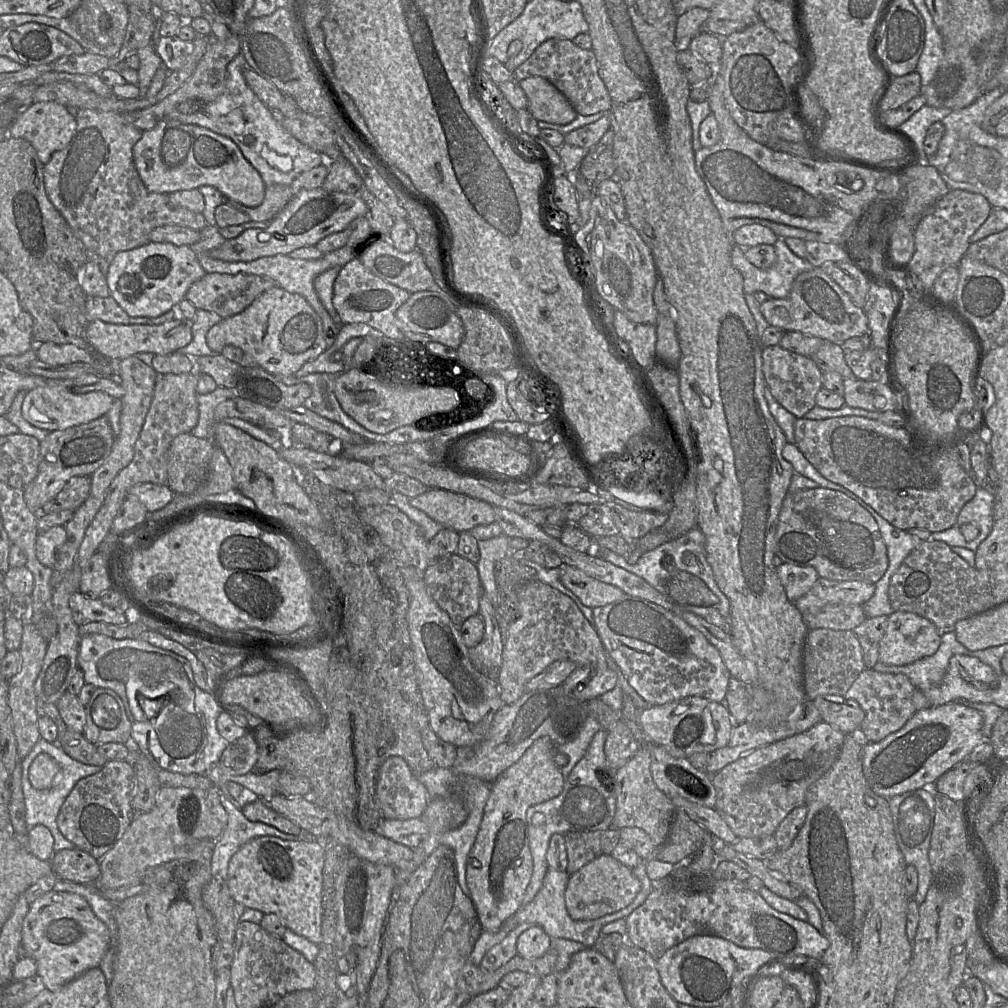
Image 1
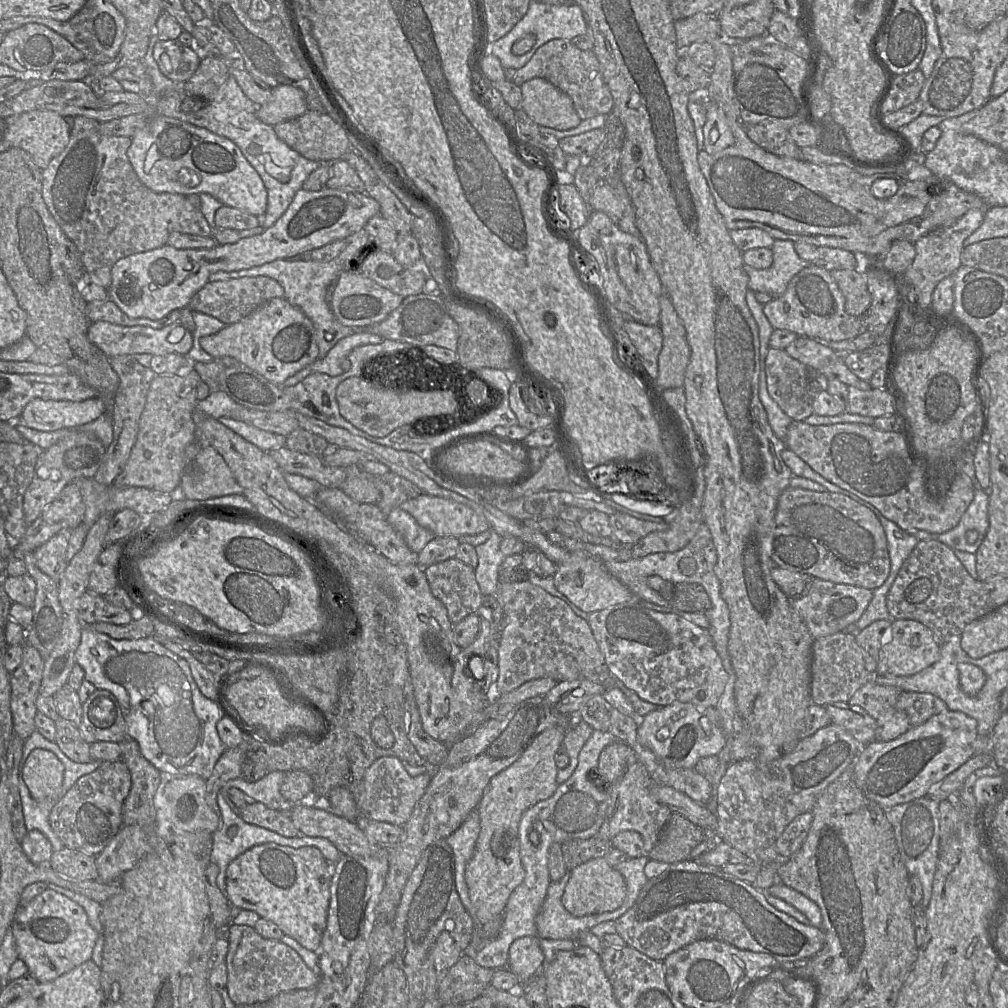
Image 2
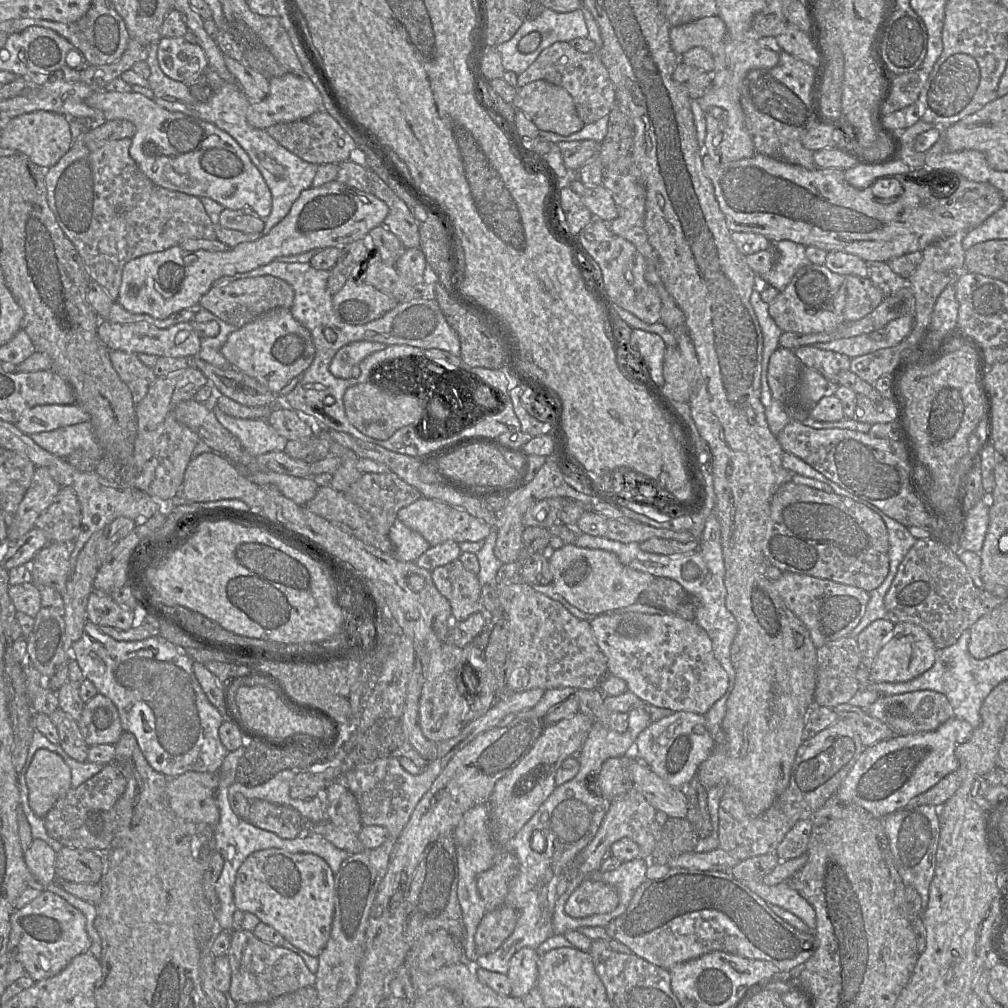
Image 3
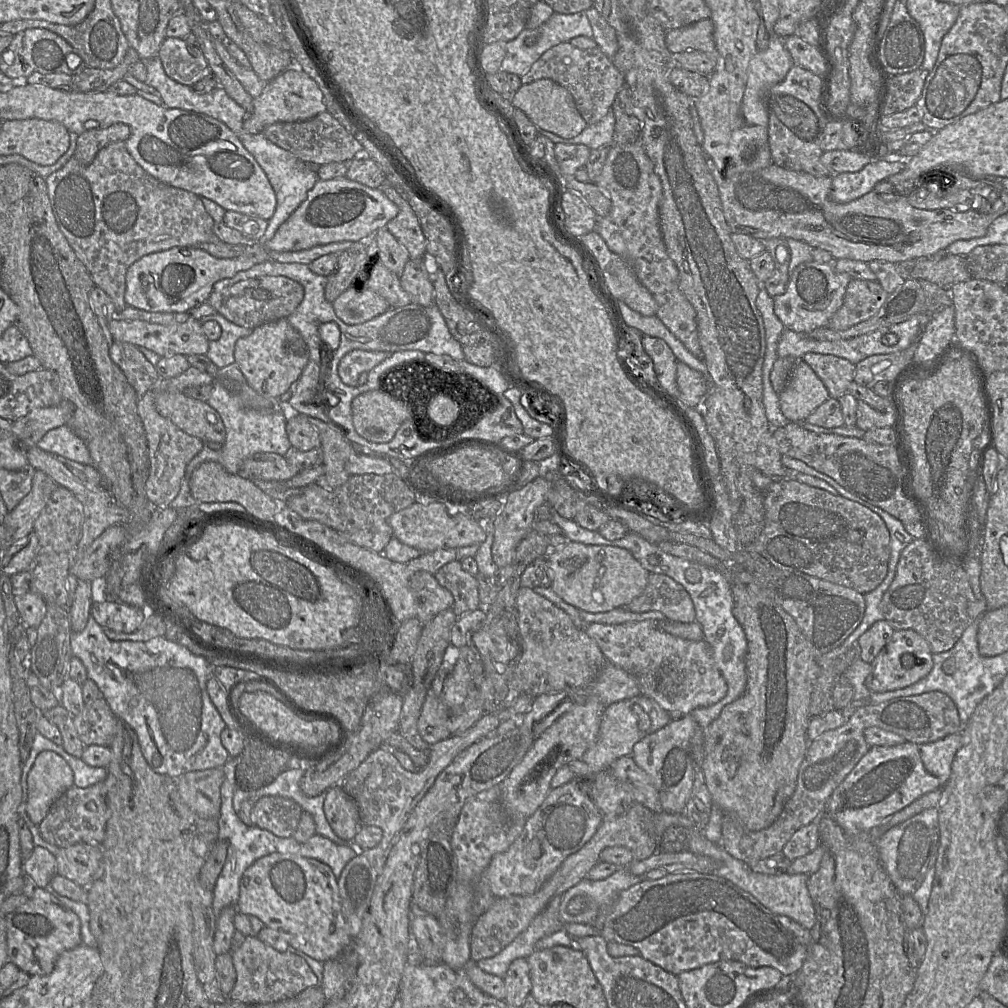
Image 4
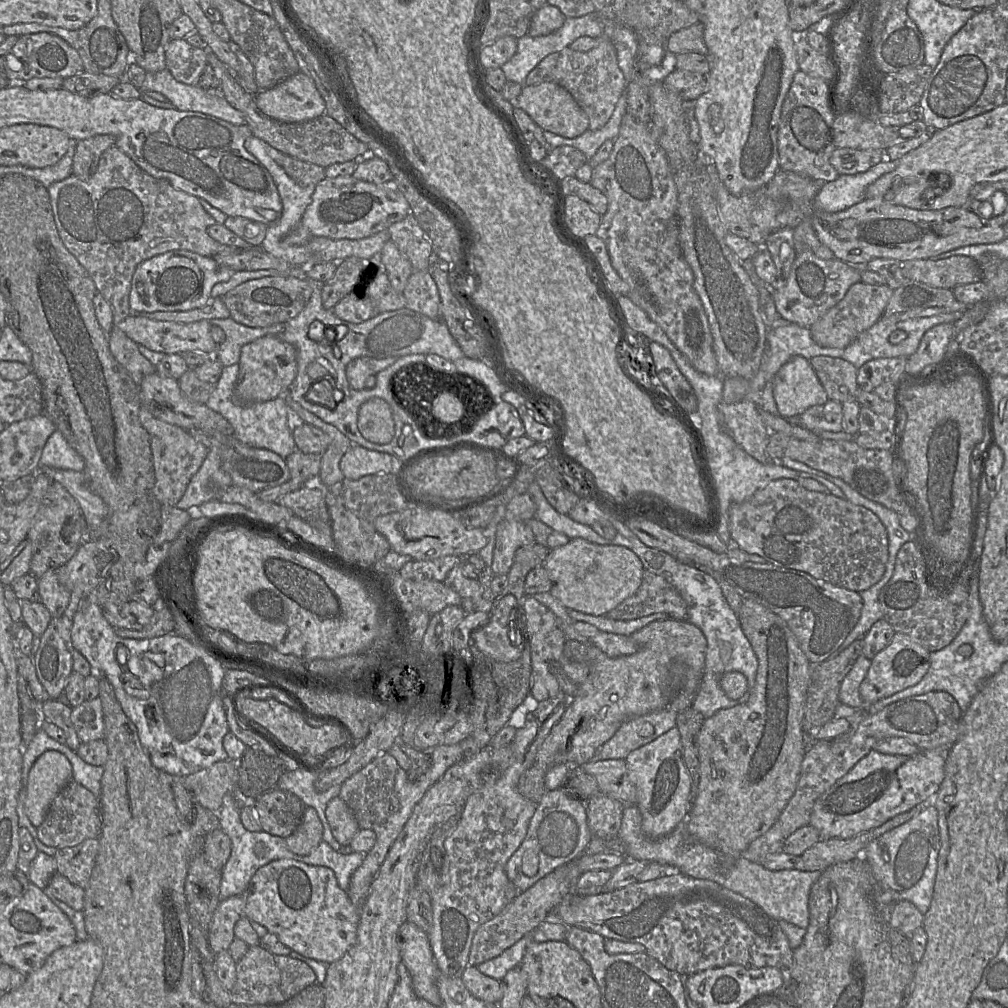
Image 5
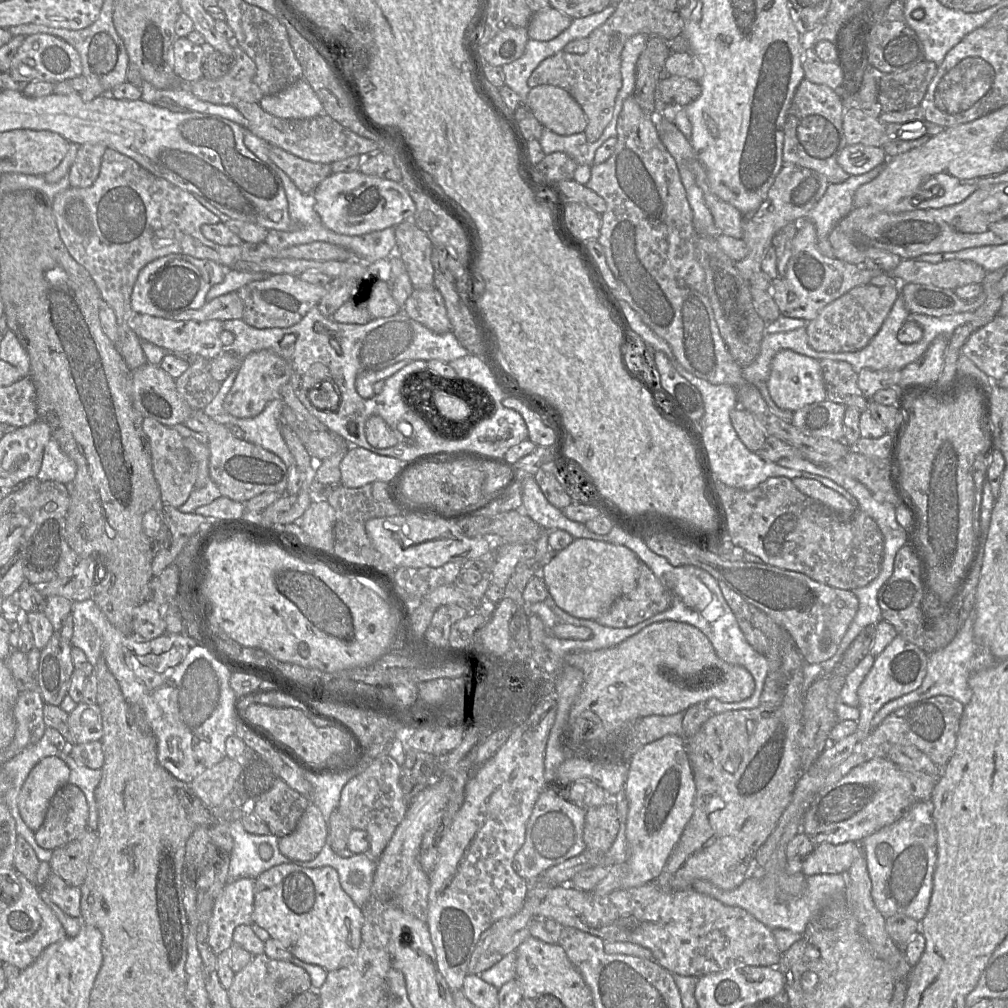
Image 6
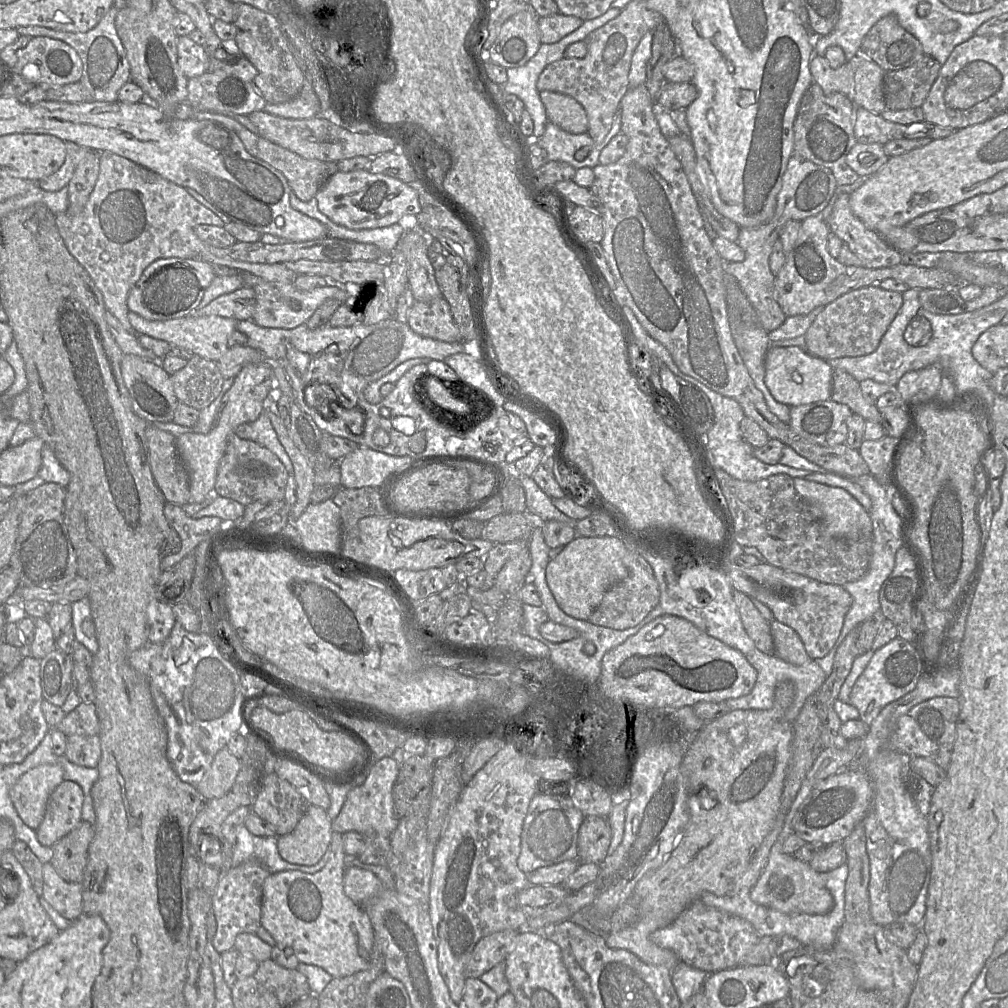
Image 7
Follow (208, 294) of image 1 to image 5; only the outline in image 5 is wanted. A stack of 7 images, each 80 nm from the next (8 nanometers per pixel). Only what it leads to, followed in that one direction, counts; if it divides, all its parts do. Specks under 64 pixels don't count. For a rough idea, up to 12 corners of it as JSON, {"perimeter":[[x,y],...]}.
{"perimeter":[[294,276],[248,280],[221,297],[252,328],[286,322],[313,289]]}

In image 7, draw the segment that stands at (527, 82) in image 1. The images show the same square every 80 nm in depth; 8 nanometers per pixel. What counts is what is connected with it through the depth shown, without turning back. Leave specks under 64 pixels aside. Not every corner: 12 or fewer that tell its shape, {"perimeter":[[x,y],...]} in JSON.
{"perimeter":[[546,90],[539,96],[549,122],[571,134],[588,131],[574,98]]}

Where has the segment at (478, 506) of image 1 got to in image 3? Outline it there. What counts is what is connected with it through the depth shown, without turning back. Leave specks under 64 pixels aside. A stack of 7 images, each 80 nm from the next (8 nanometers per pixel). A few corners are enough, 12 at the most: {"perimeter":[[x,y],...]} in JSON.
{"perimeter":[[421,497],[397,520],[430,546],[485,540],[492,527]]}

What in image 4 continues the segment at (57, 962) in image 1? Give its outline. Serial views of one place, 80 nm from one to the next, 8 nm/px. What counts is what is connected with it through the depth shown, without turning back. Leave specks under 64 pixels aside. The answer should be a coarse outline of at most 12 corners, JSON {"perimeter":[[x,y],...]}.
{"perimeter":[[47,889],[6,915],[8,961],[47,975],[82,944],[79,917]]}

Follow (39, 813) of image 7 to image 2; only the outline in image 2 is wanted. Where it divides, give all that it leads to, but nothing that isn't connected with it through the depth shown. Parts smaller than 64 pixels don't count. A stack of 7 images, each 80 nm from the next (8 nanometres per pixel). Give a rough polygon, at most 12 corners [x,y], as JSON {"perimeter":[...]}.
{"perimeter":[[35,749],[23,767],[32,798],[54,798],[65,767],[51,751]]}

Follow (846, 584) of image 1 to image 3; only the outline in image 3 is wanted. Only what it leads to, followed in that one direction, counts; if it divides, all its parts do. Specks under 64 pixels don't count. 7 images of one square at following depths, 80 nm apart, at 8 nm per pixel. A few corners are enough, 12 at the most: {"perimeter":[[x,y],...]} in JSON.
{"perimeter":[[793,572],[772,582],[816,648],[848,636],[870,598]]}

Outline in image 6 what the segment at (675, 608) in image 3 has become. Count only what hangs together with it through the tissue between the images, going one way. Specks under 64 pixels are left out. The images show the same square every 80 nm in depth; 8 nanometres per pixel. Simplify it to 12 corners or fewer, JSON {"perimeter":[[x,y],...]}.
{"perimeter":[[640,561],[637,585],[596,621],[627,628],[671,607],[671,596]]}

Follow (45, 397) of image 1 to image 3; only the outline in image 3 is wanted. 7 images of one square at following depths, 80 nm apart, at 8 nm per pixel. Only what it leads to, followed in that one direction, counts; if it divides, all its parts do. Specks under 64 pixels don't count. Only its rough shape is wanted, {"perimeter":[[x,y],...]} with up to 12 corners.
{"perimeter":[[46,404],[23,412],[26,434],[90,420],[78,404]]}

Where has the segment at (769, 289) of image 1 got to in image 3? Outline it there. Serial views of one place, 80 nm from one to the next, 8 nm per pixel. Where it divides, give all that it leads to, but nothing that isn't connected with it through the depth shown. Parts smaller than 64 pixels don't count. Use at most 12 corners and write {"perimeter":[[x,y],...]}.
{"perimeter":[[774,243],[770,271],[756,274],[754,290],[780,292],[794,274],[811,264],[803,244]]}

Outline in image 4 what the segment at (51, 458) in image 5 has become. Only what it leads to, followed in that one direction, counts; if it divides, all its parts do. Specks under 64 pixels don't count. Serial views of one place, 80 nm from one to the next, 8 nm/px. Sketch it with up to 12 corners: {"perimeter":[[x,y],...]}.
{"perimeter":[[67,425],[49,430],[37,446],[92,465],[86,445]]}

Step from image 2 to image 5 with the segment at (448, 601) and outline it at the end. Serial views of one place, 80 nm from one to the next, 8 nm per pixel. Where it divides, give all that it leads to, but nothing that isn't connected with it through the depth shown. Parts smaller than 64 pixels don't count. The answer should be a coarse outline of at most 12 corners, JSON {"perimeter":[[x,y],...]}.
{"perimeter":[[461,565],[448,573],[443,584],[460,595],[465,613],[487,610],[483,584],[465,577]]}

